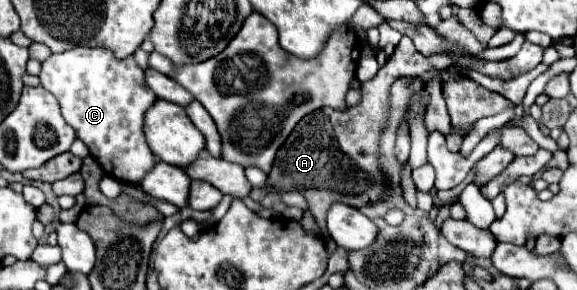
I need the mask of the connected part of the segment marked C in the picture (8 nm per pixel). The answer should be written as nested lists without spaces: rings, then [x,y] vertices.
[[[74,47],[50,55],[42,63],[40,81],[58,99],[62,117],[76,129],[104,173],[122,183],[140,185],[142,177],[156,165],[156,155],[146,143],[142,125],[146,111],[158,97],[146,85],[144,69],[134,57],[118,61],[110,49]]]

